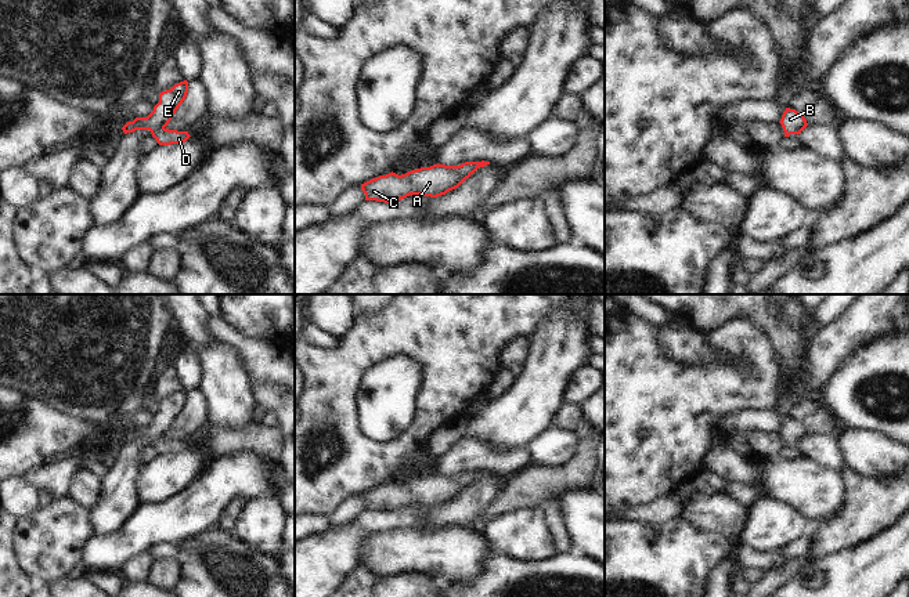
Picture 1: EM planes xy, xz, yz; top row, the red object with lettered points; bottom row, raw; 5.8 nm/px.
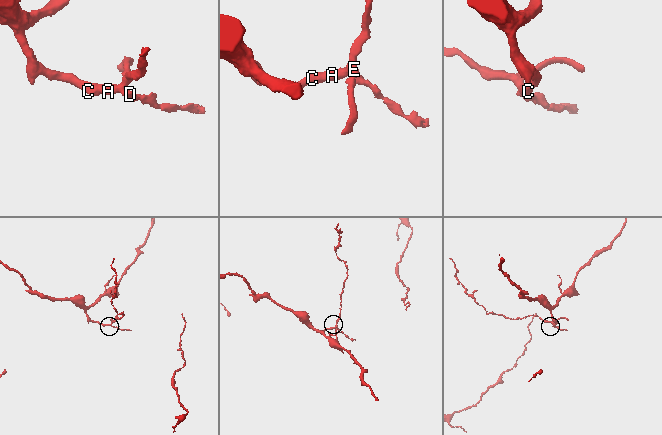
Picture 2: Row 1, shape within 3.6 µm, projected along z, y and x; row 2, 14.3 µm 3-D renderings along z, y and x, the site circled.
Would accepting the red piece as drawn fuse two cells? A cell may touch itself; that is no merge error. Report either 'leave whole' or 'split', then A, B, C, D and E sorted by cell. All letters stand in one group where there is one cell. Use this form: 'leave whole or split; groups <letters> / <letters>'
leave whole; groups A B C D E

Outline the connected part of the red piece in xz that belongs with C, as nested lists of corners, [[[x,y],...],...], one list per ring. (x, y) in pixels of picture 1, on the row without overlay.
[[[465,471],[459,475],[433,474],[421,477],[405,484],[389,482],[379,485],[364,493],[361,499],[365,510],[376,510],[392,513],[401,510],[410,504],[423,504],[437,507],[458,498],[479,477],[484,477],[490,471]]]

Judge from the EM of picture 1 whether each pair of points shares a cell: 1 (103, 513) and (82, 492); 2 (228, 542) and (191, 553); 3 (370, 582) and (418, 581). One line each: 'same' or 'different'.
1: different
2: same
3: same

